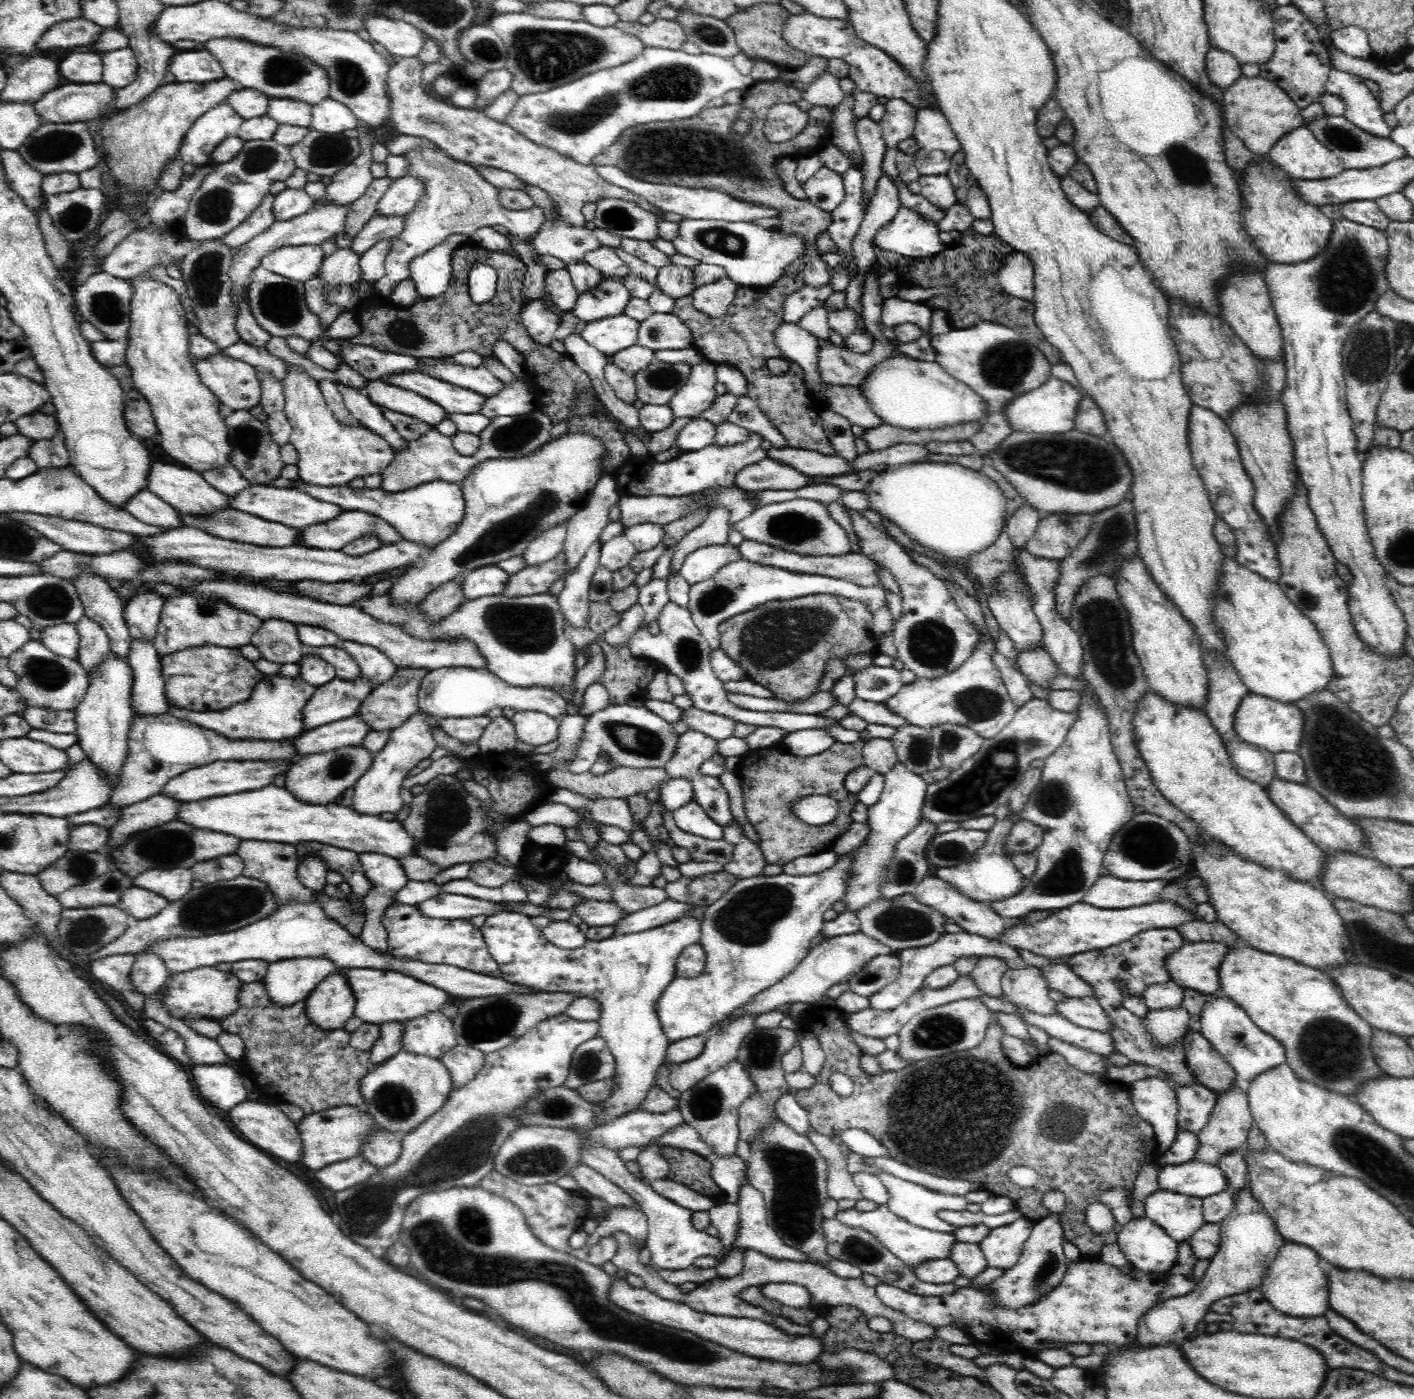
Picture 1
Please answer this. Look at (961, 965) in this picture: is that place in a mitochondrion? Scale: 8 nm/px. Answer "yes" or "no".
no

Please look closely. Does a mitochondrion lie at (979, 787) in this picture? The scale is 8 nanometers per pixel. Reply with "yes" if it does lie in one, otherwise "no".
yes

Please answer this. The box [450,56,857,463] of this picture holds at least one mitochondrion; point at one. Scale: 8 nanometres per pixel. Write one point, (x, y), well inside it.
(680, 80)

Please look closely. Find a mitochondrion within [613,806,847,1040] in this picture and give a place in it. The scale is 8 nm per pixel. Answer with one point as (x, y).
(750, 917)

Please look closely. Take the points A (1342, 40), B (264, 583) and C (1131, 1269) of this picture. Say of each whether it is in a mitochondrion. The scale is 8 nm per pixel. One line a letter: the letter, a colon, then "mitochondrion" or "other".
A: other
B: other
C: other

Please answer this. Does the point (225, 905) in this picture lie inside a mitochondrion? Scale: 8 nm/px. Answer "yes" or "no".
yes

